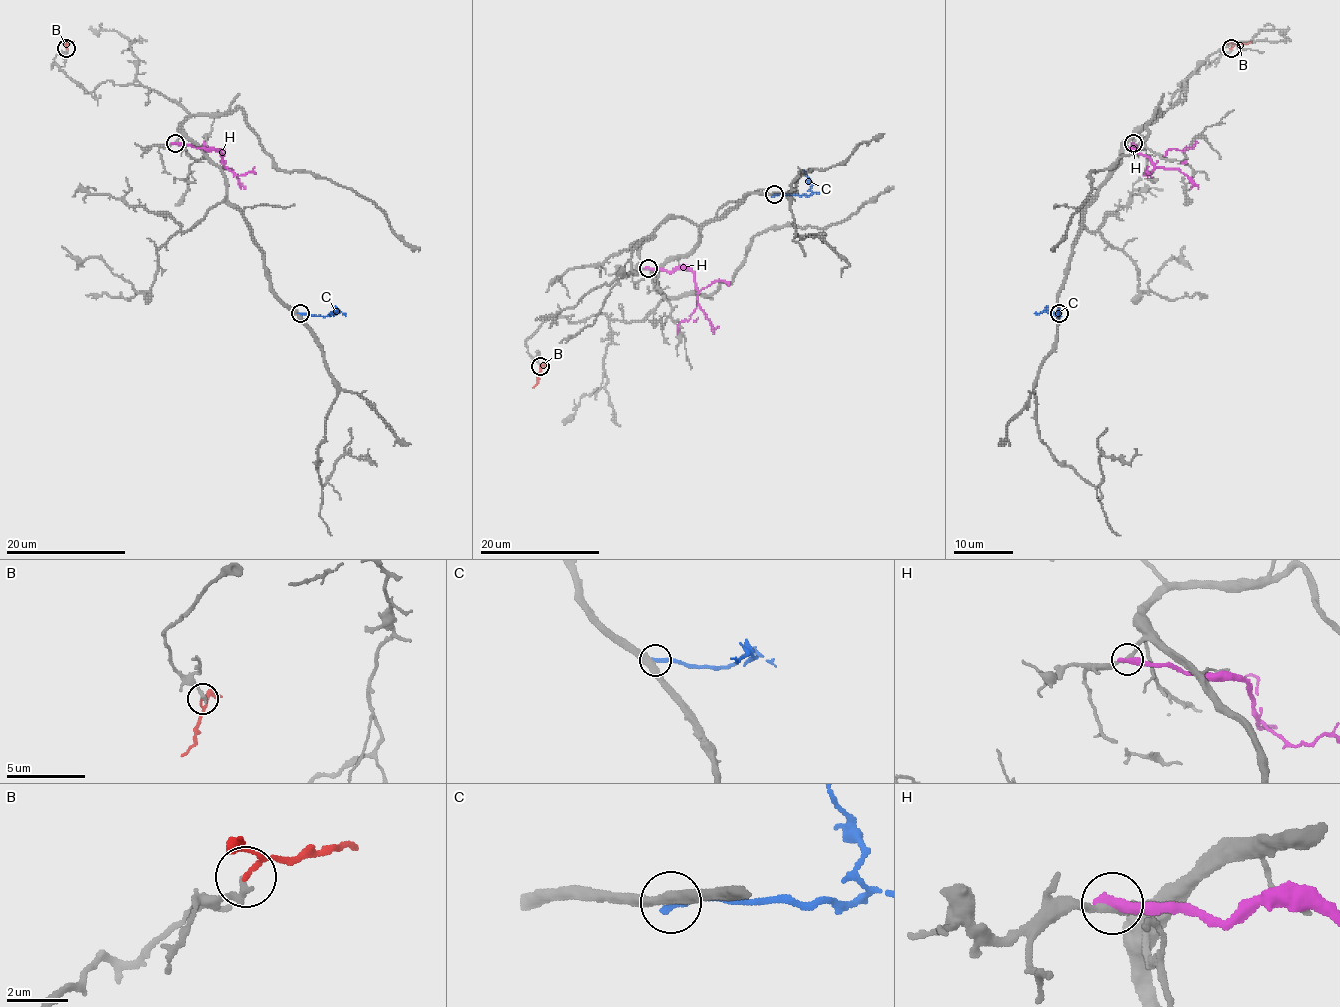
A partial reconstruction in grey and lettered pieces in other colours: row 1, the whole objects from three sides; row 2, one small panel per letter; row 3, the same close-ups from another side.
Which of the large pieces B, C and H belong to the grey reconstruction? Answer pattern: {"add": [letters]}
{"add": []}

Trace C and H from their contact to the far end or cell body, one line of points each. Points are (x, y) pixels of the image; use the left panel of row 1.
C: (300, 313), (329, 316), (336, 310), (338, 313), (329, 313)
H: (175, 143), (191, 144), (197, 149), (215, 149), (224, 163), (224, 152), (203, 147), (203, 143)

